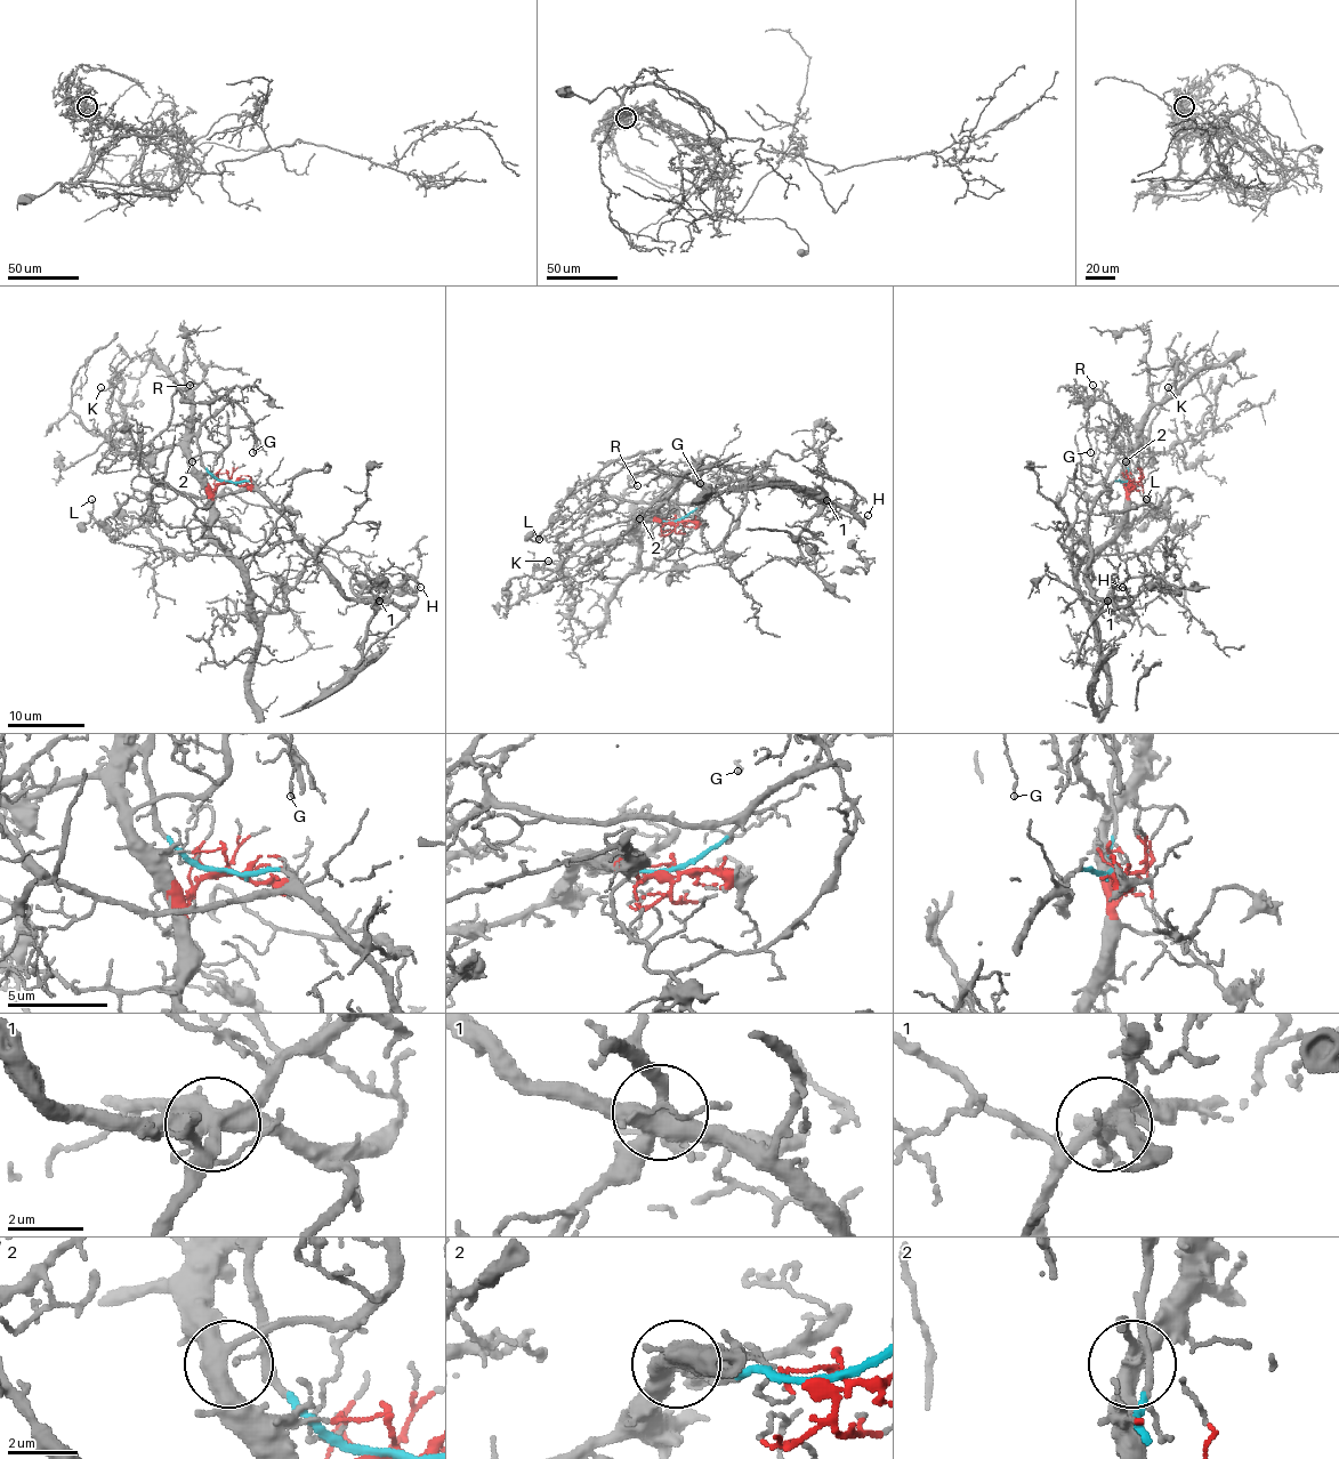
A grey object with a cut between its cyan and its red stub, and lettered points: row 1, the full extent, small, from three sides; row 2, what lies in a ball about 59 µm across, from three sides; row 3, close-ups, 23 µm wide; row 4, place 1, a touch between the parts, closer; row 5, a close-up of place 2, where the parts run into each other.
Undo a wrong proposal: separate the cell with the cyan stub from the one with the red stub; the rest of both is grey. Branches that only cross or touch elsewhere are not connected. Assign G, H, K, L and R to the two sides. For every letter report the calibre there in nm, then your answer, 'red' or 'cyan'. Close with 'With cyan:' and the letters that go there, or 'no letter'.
G: calibre 150 nm; cyan
H: calibre 120 nm; cyan
K: calibre 130 nm; cyan
L: calibre 150 nm; red
R: calibre 110 nm; red
With cyan: G, H, K

